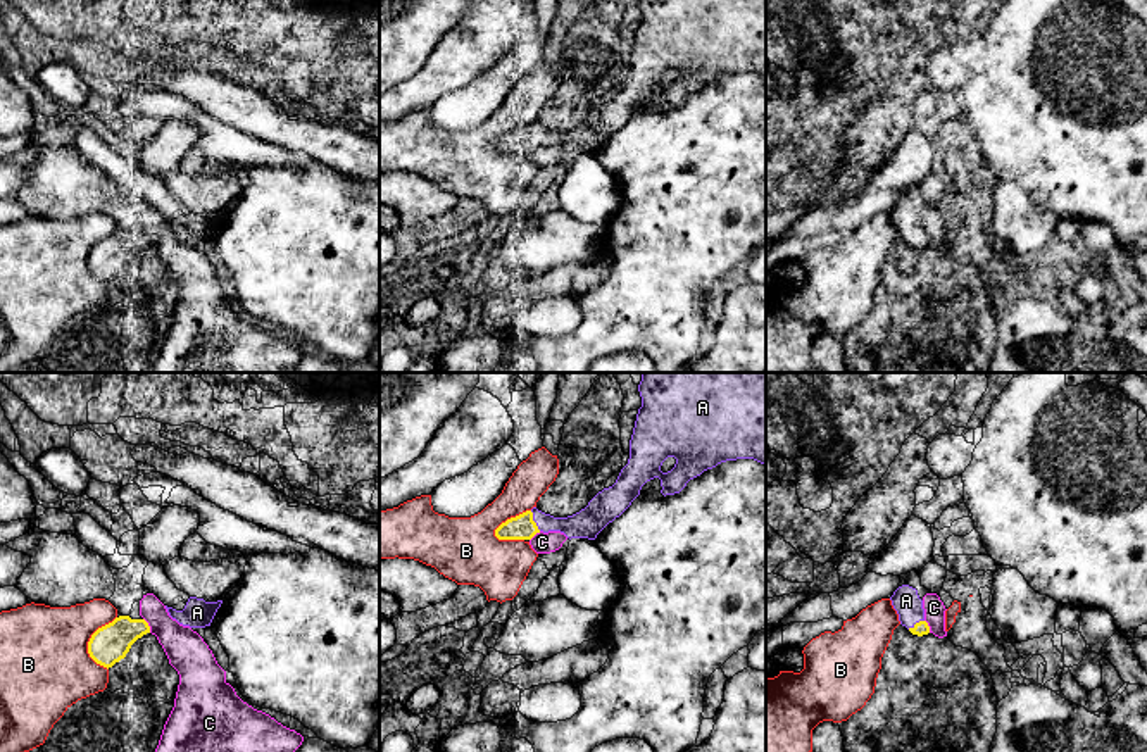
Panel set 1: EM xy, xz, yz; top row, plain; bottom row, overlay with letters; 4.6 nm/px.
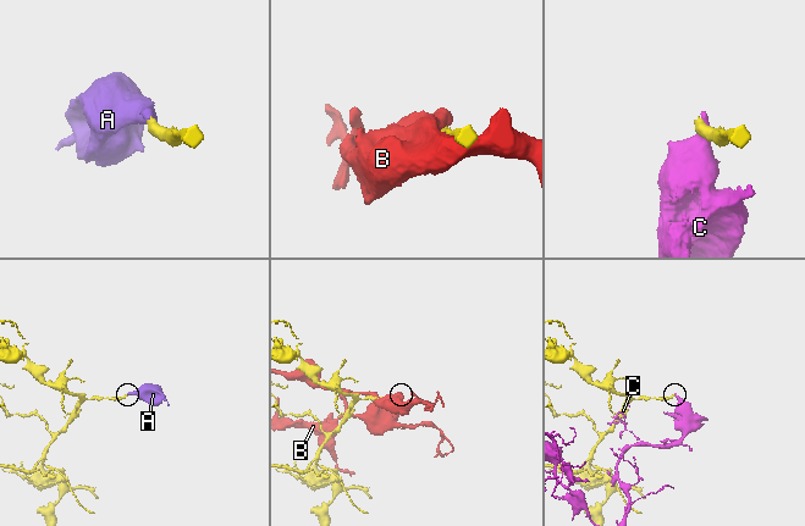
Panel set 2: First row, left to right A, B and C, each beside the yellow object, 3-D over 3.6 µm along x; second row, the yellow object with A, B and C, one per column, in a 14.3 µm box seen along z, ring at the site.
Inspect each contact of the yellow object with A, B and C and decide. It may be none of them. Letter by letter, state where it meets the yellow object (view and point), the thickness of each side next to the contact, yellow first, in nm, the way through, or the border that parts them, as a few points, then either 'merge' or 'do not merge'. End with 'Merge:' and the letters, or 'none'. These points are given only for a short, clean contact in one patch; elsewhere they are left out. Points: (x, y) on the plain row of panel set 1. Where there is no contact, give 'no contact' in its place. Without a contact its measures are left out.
A: meets yellow in xz at (533, 135); 120 nm thick on the yellow side, 140 nm on the other; merge
B: meets yellow in xz at (511, 131); 120 nm thick on the yellow side, 280 nm on the other; do not merge
C: meets yellow in xy at (147, 238); 180 nm thick on the yellow side, 190 nm on the other; do not merge
Merge: A

